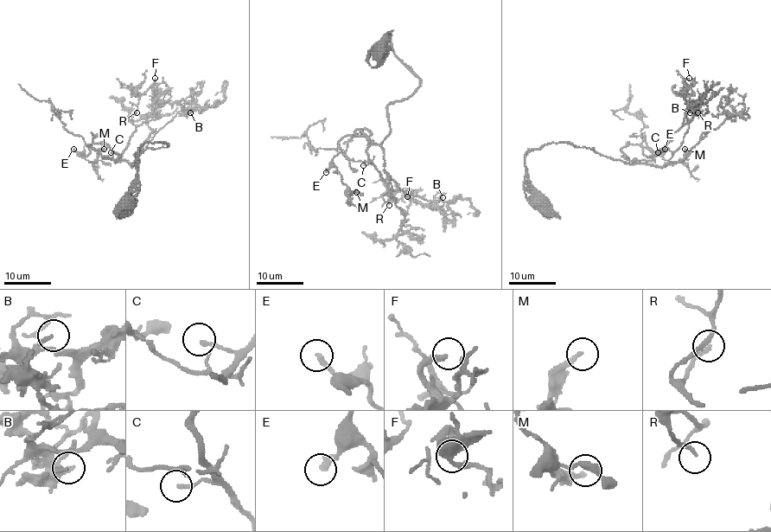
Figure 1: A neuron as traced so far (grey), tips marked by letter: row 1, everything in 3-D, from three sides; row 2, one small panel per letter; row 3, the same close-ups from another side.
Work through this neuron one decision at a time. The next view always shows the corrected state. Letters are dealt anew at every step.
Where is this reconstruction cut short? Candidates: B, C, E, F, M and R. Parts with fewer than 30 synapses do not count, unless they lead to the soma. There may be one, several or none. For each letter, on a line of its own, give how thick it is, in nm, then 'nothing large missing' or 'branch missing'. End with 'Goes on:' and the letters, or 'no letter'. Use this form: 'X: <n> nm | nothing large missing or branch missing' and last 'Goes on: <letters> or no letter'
B: 130 nm | nothing large missing
C: 160 nm | nothing large missing
E: 240 nm | branch missing
F: 240 nm | nothing large missing
M: 240 nm | nothing large missing
R: 160 nm | branch missing
Goes on: E, R

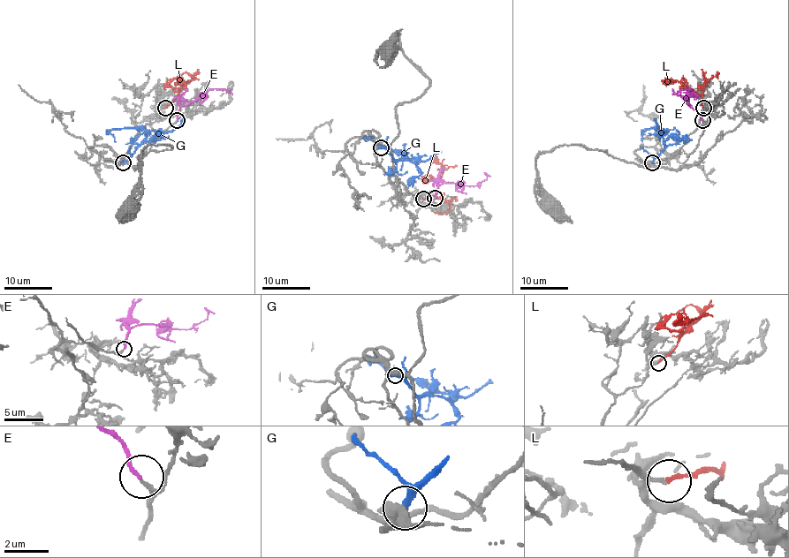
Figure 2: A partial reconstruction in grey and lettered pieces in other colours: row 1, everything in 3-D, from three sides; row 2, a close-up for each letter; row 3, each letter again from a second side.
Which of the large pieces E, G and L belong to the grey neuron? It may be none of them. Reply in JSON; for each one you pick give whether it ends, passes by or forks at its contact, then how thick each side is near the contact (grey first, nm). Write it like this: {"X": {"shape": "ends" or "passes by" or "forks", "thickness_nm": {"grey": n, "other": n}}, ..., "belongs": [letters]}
{"E": {"shape": "ends", "thickness_nm": {"grey": 200, "other": 180}}, "L": {"shape": "ends", "thickness_nm": {"grey": 110, "other": 160}}, "belongs": ["E", "L"]}

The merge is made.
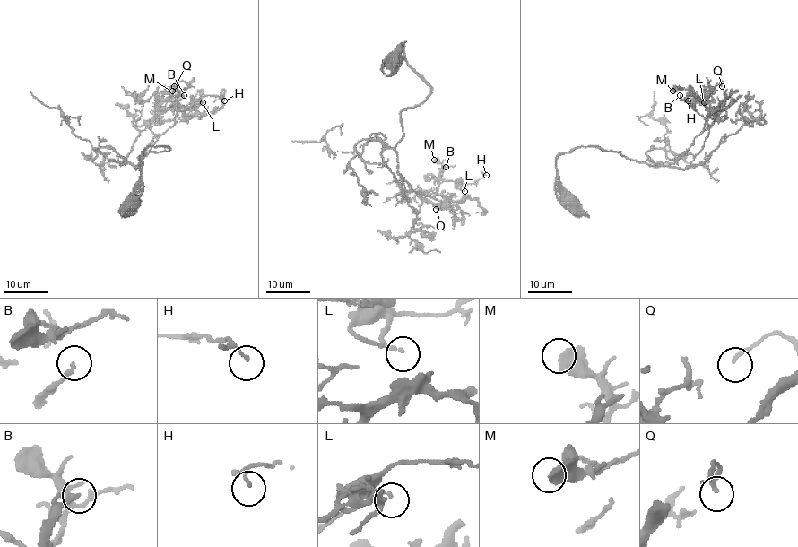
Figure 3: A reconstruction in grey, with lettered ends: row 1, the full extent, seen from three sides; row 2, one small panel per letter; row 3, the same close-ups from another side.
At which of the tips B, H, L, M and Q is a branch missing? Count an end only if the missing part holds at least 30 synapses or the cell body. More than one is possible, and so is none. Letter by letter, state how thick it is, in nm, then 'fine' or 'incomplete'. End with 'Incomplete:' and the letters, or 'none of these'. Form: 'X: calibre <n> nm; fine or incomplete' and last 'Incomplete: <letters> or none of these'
B: calibre 130 nm; fine
H: calibre 110 nm; fine
L: calibre 90 nm; fine
M: calibre 550 nm; fine
Q: calibre 160 nm; fine
Incomplete: none of these

